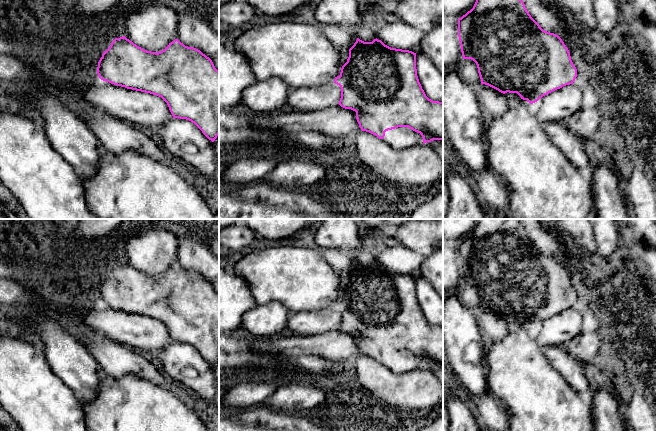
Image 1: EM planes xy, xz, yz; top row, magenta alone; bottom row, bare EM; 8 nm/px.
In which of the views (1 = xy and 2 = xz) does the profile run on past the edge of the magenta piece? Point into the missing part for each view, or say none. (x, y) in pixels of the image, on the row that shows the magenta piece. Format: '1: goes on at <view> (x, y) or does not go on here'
1: does not go on here
2: goes on at xz (402, 137)

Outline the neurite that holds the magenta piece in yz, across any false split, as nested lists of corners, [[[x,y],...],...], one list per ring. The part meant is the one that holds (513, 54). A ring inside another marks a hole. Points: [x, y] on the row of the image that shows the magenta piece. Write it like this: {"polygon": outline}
{"polygon": [[[476,0],[473,8],[458,19],[458,37],[463,59],[476,63],[481,84],[503,94],[517,93],[530,104],[563,86],[573,84],[577,77],[577,69],[562,39],[543,30],[531,17],[522,0]]]}

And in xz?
{"polygon": [[[357,38],[334,83],[341,88],[338,104],[356,112],[361,130],[377,136],[393,149],[443,140],[443,102],[429,99],[422,89],[417,76],[416,53],[391,48],[377,38],[372,42]]]}

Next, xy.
{"polygon": [[[123,36],[115,38],[104,51],[97,74],[111,84],[161,97],[173,118],[191,121],[212,142],[219,135],[219,71],[200,50],[175,39],[164,50],[151,52]]]}

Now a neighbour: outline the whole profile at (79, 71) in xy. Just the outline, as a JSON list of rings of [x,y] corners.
[[[83,66],[75,67],[74,69],[72,69],[72,72],[75,74],[76,77],[83,79],[83,81],[79,83],[82,86],[80,91],[82,91],[86,87],[87,83],[100,80],[98,74],[85,69]]]

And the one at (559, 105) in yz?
[[[575,84],[563,86],[537,101],[535,116],[541,124],[565,122],[582,108],[582,95],[582,90]]]

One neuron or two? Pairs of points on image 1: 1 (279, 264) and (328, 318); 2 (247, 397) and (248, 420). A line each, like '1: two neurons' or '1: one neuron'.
1: one neuron
2: two neurons

